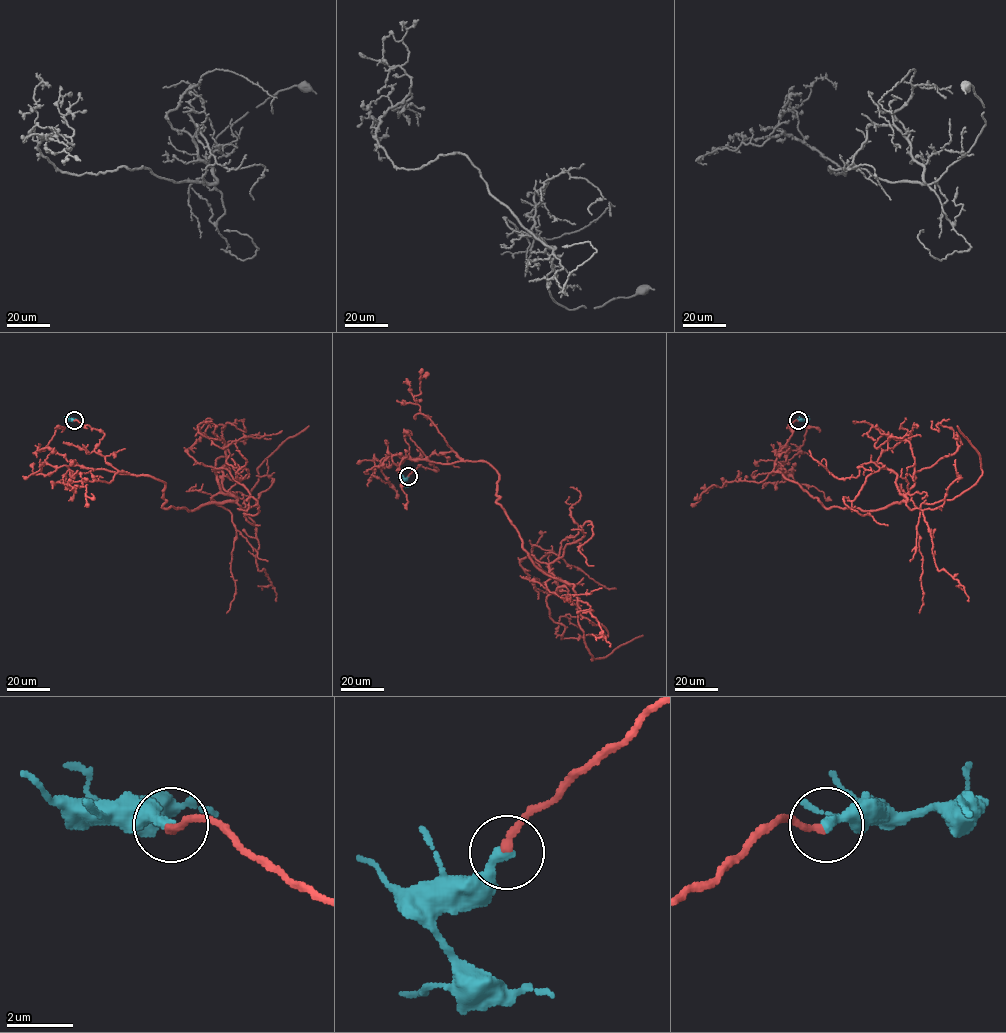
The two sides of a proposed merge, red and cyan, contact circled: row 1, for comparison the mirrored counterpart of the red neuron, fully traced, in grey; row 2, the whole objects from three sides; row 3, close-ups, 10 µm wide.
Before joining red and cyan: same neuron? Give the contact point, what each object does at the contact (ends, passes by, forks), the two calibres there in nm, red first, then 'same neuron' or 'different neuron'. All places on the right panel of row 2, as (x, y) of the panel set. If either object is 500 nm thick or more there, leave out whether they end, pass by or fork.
at (798, 420); red ends there; cyan ends there; 240 nm thick on the red side, 360 nm on the other; same neuron

